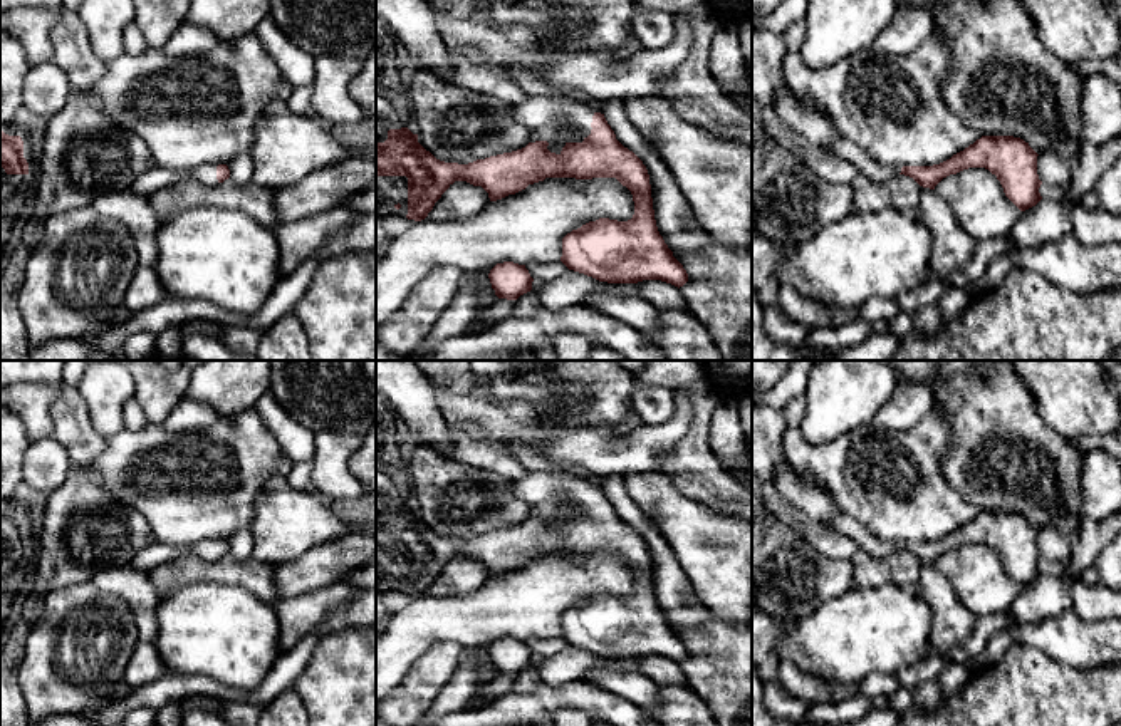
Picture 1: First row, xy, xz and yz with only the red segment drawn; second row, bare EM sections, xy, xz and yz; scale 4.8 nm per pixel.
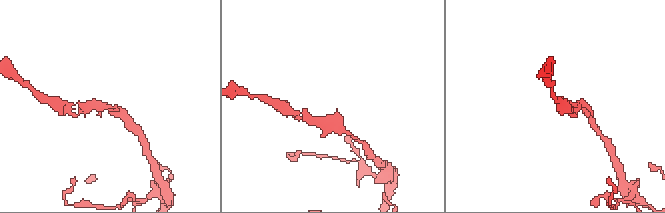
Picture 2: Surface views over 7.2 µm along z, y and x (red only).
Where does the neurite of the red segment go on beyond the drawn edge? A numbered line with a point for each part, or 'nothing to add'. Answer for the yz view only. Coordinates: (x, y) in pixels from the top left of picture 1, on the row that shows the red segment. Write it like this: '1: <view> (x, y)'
1: yz (880, 173)

